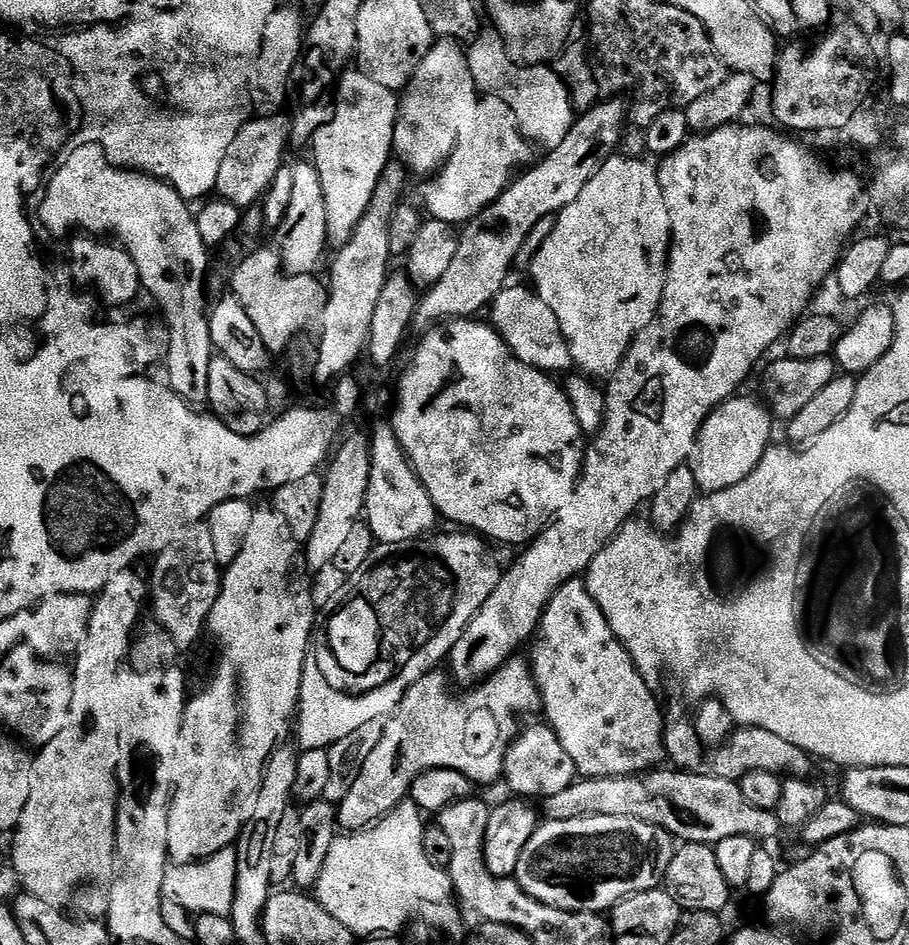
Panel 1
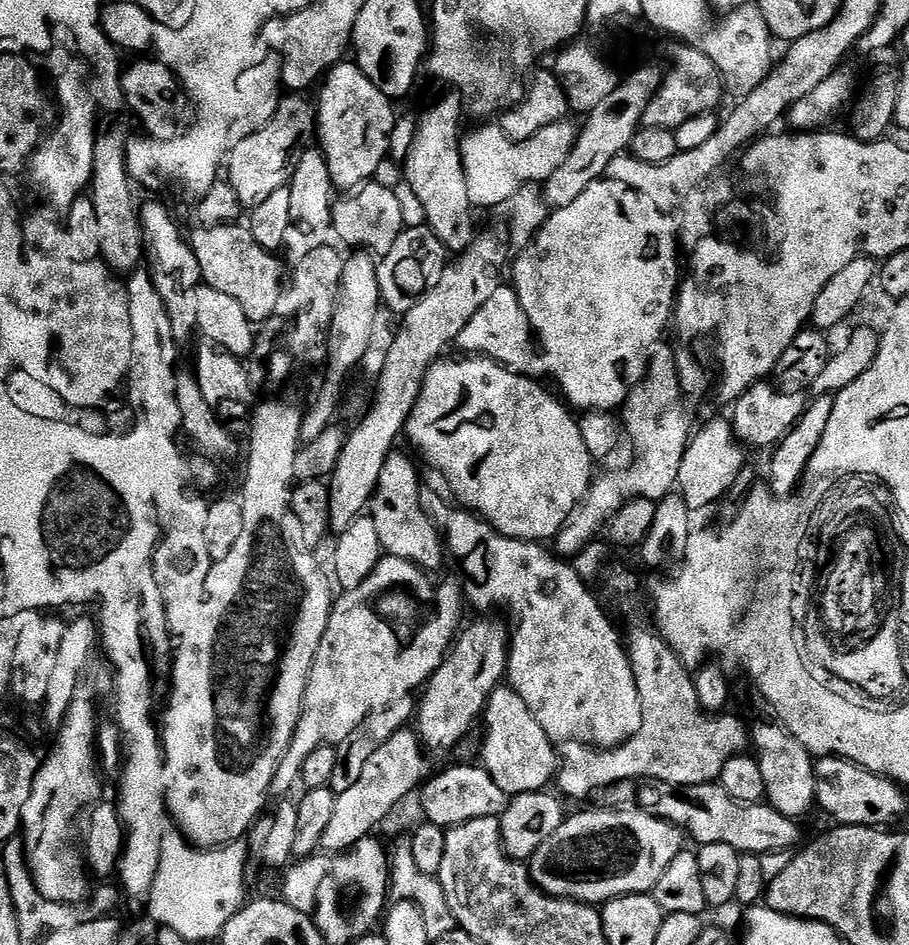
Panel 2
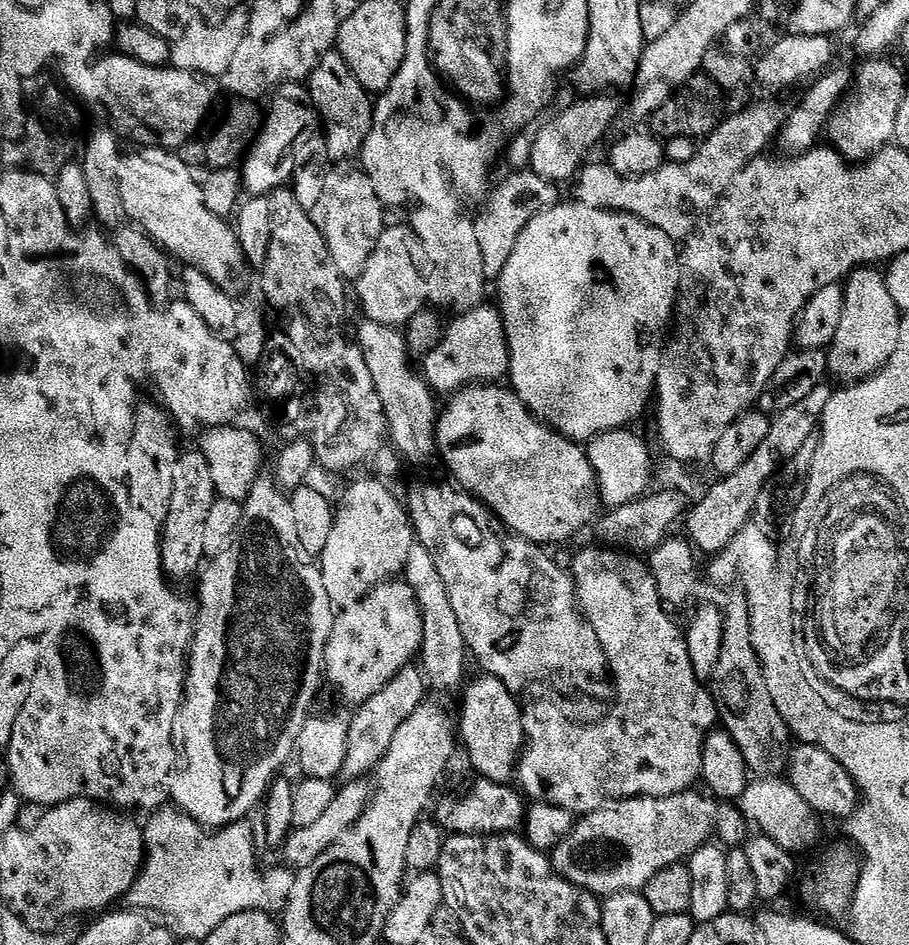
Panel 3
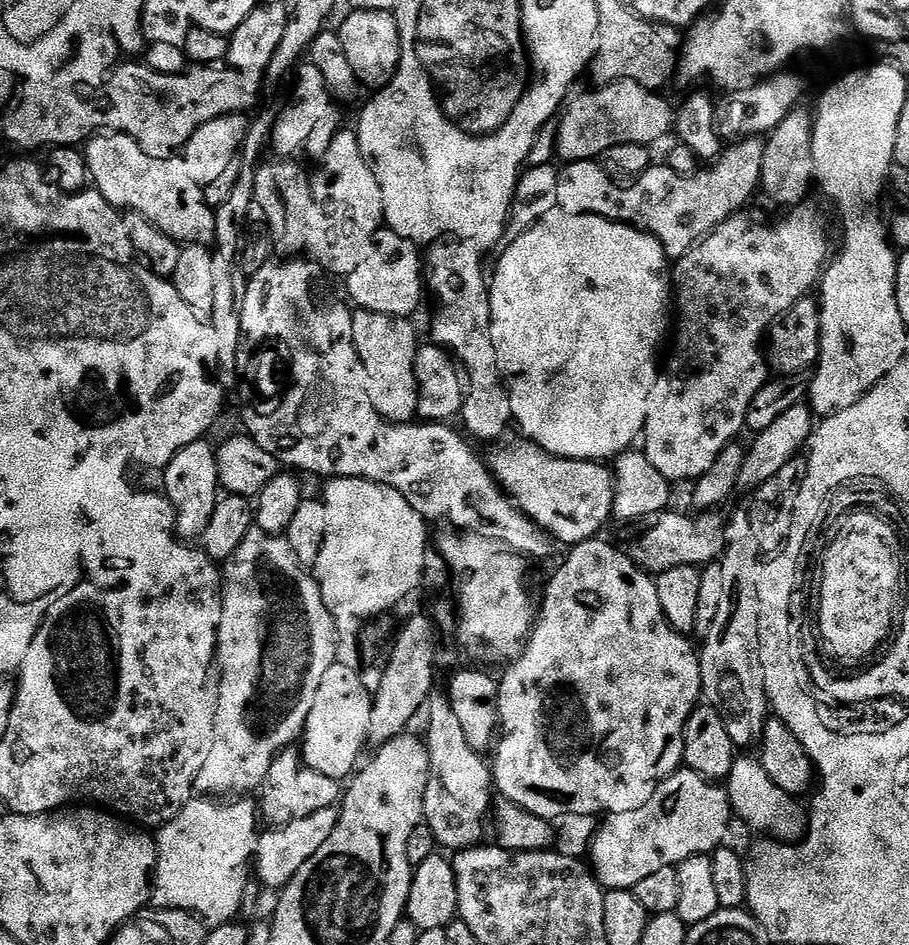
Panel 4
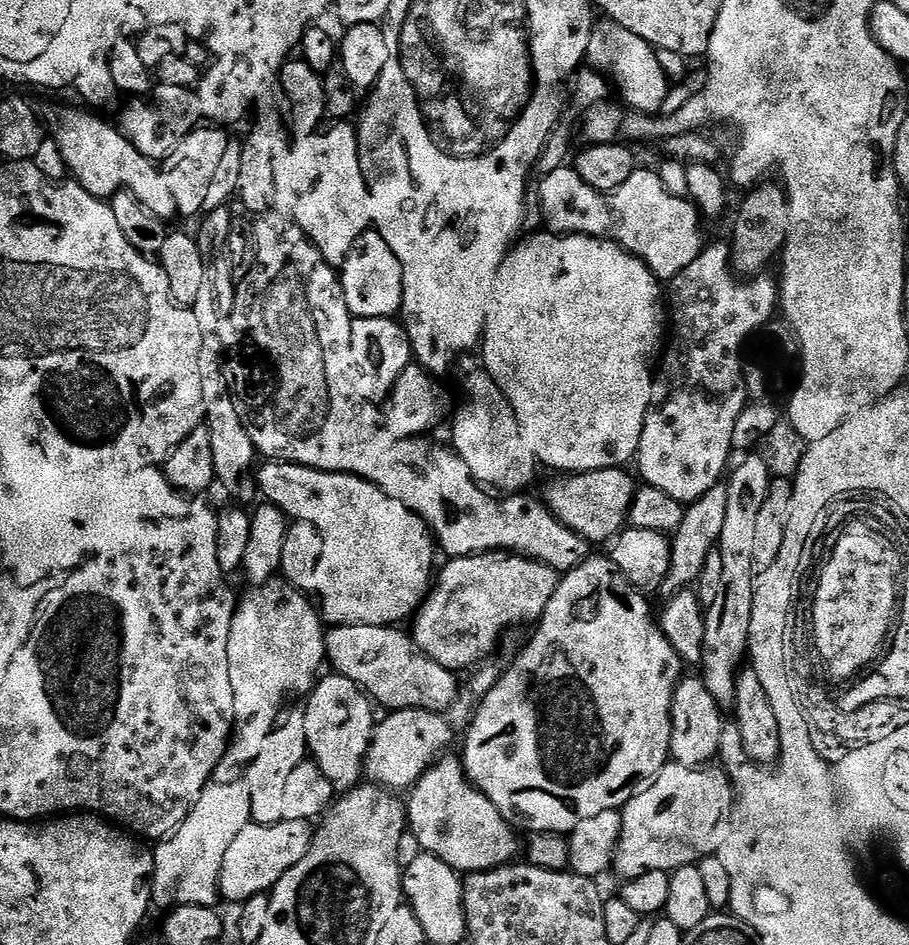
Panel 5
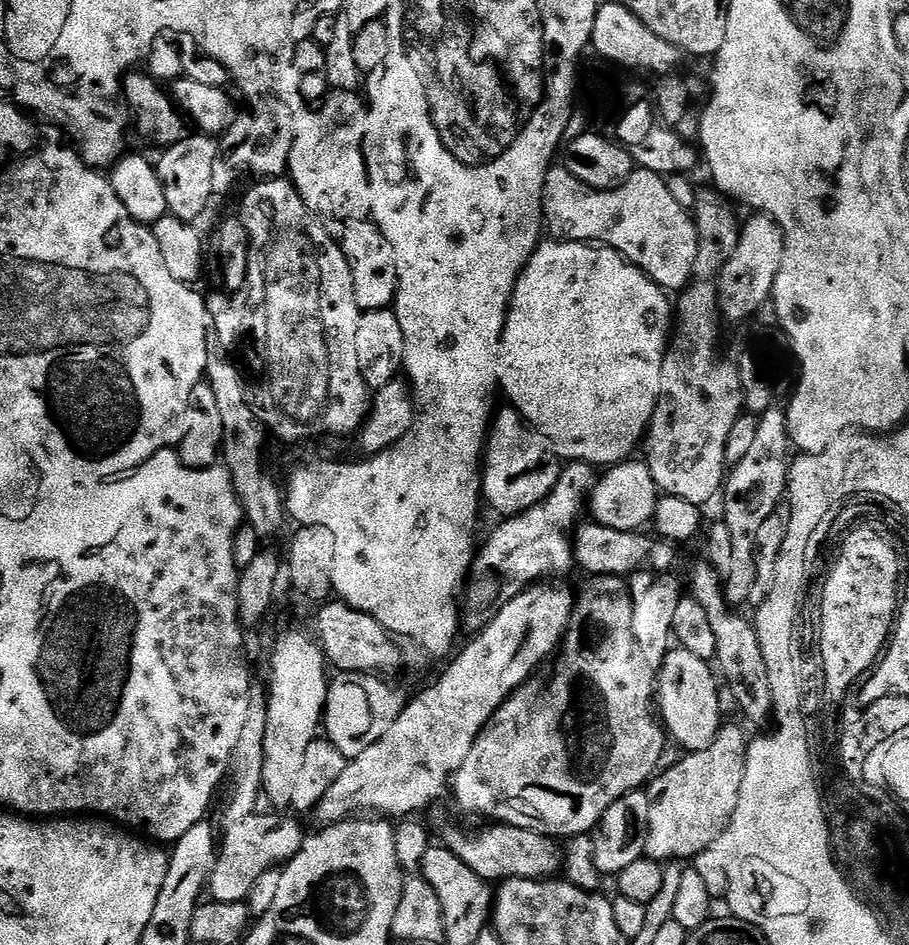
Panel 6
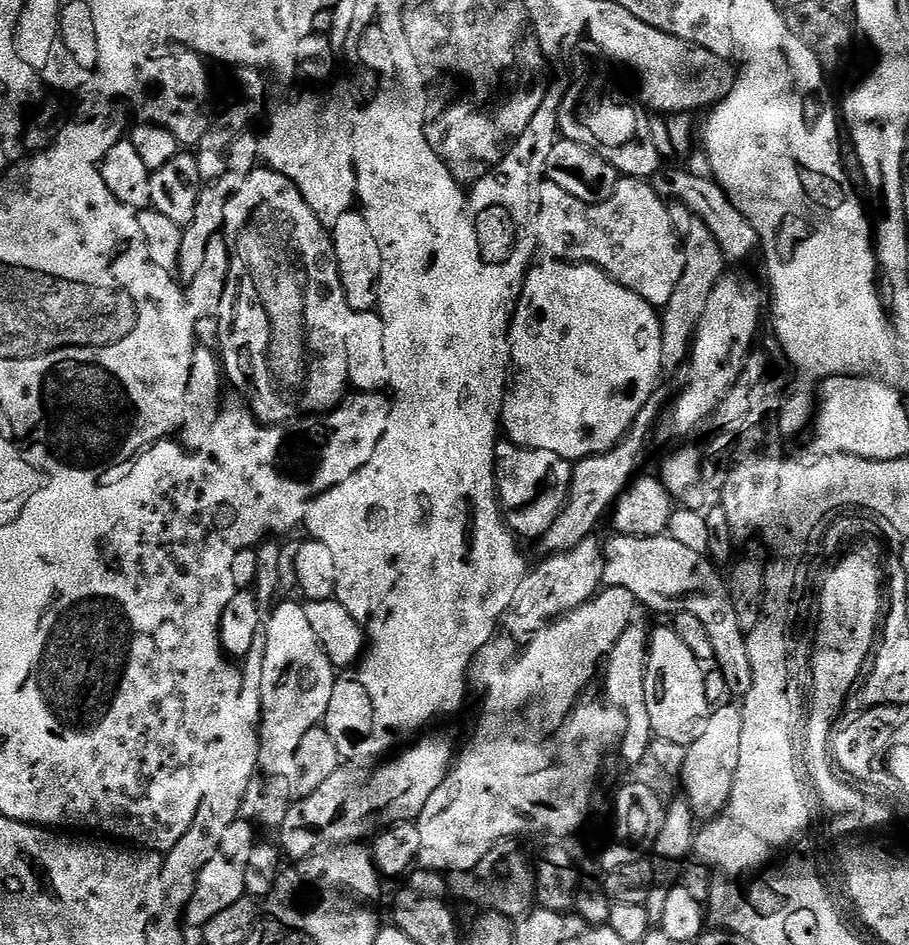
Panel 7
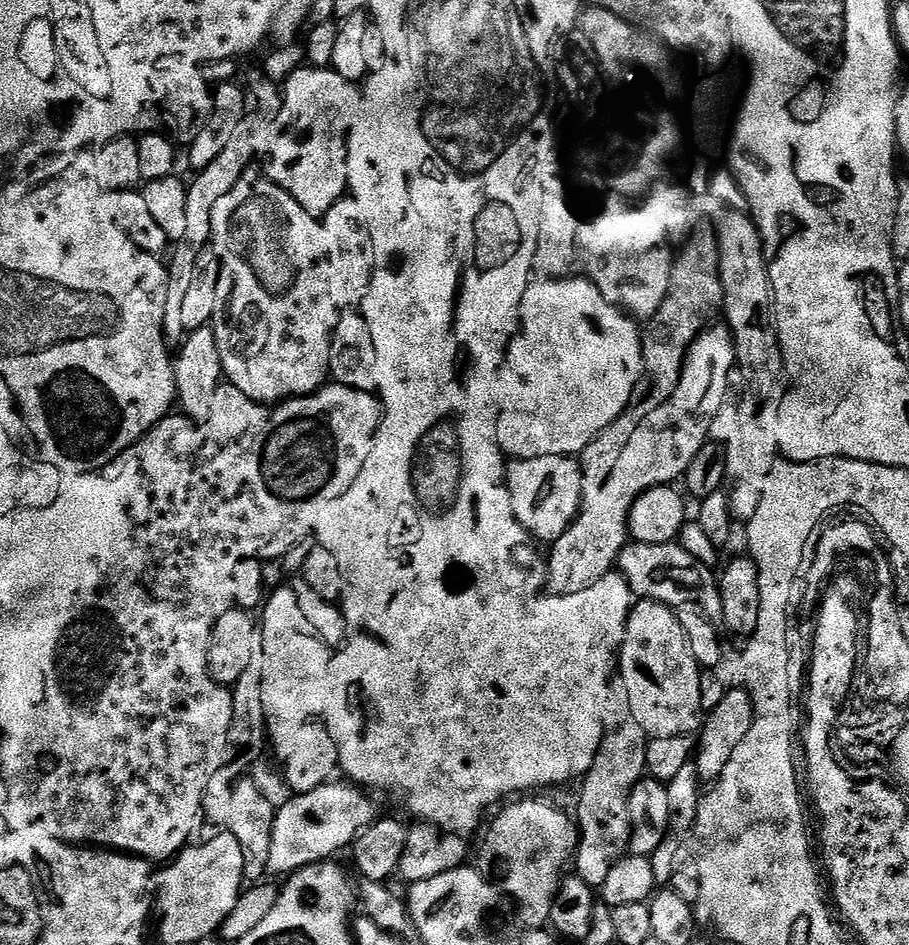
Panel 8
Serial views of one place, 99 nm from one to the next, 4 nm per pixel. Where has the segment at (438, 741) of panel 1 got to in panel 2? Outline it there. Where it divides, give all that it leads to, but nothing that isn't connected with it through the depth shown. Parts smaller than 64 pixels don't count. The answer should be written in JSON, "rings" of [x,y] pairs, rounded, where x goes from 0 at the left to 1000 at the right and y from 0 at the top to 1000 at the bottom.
{"rings":[[[457,774],[436,775],[424,787],[407,798],[407,806],[385,836],[373,839],[367,849],[367,861],[354,881],[352,897],[364,904],[378,904],[396,889],[406,888],[409,880],[449,841],[457,839],[473,820],[468,793]]]}

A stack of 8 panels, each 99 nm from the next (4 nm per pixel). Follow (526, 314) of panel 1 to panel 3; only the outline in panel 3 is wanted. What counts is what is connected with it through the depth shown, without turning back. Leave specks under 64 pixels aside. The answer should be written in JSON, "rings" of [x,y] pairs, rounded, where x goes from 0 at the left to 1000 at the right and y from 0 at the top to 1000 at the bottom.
{"rings":[[[537,320],[528,321],[525,326],[518,326],[501,335],[503,339],[497,344],[492,344],[491,350],[470,377],[465,378],[464,399],[476,416],[496,417],[506,414],[512,408],[524,408],[529,404],[550,404],[559,397],[559,359],[554,352],[554,338],[550,335],[549,325],[537,323]]]}

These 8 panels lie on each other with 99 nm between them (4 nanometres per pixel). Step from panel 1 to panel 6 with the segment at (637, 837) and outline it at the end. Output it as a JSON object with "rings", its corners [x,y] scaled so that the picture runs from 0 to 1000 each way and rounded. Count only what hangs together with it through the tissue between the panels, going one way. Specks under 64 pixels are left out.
{"rings":[[[810,764],[798,765],[781,789],[752,798],[740,813],[732,812],[712,831],[713,881],[708,887],[712,909],[757,910],[787,894],[810,859],[818,822],[820,795],[817,772]]]}

